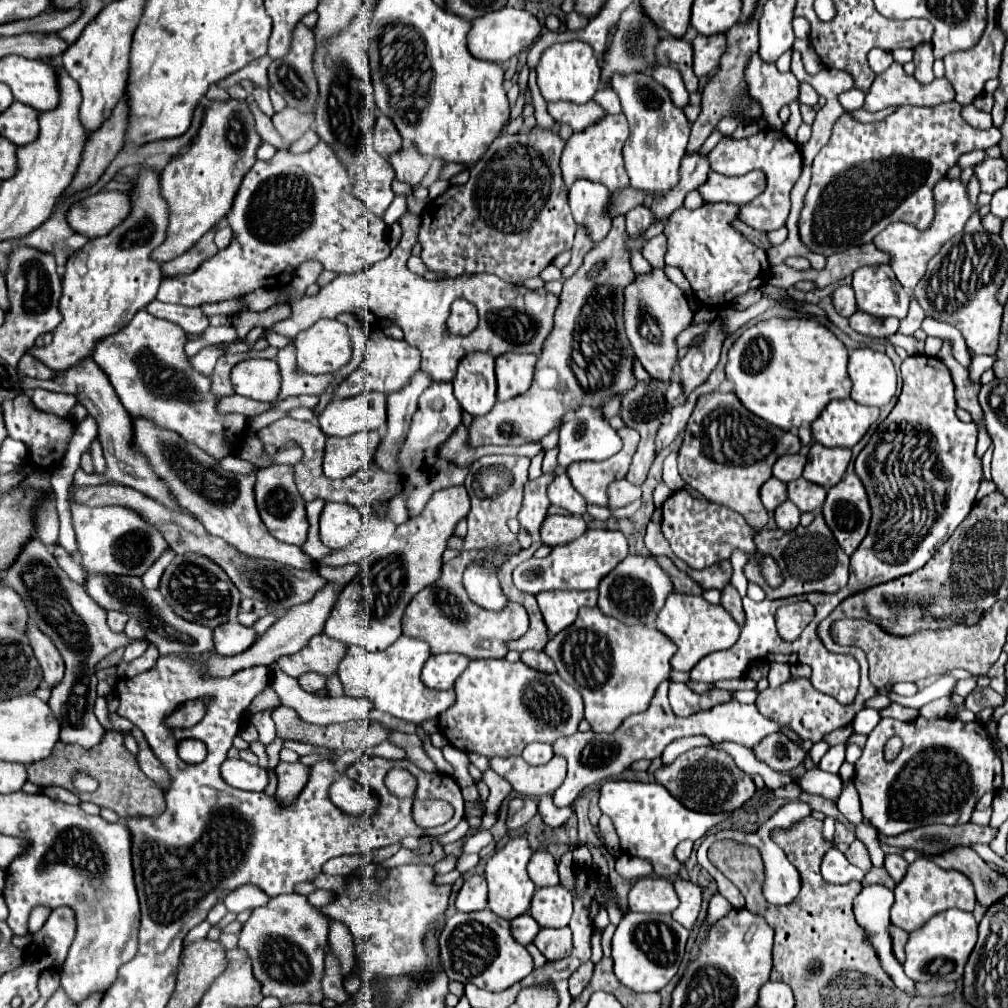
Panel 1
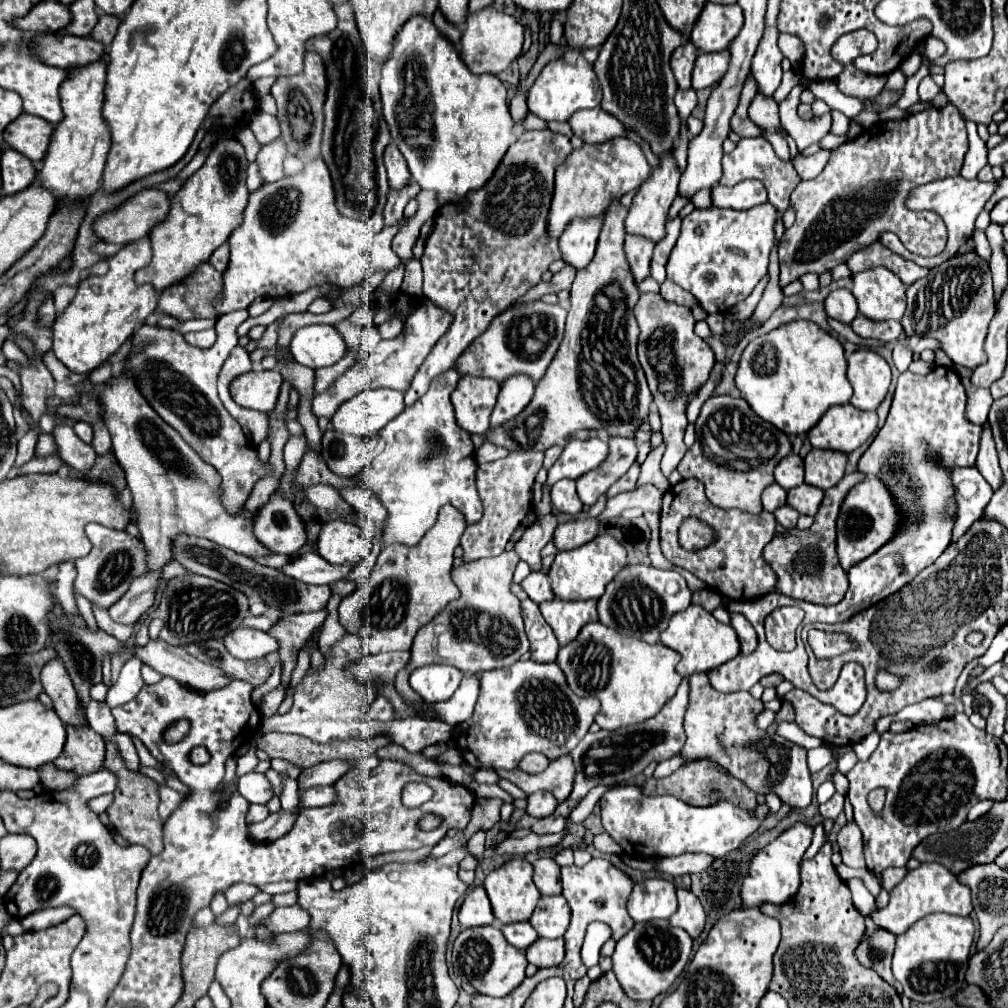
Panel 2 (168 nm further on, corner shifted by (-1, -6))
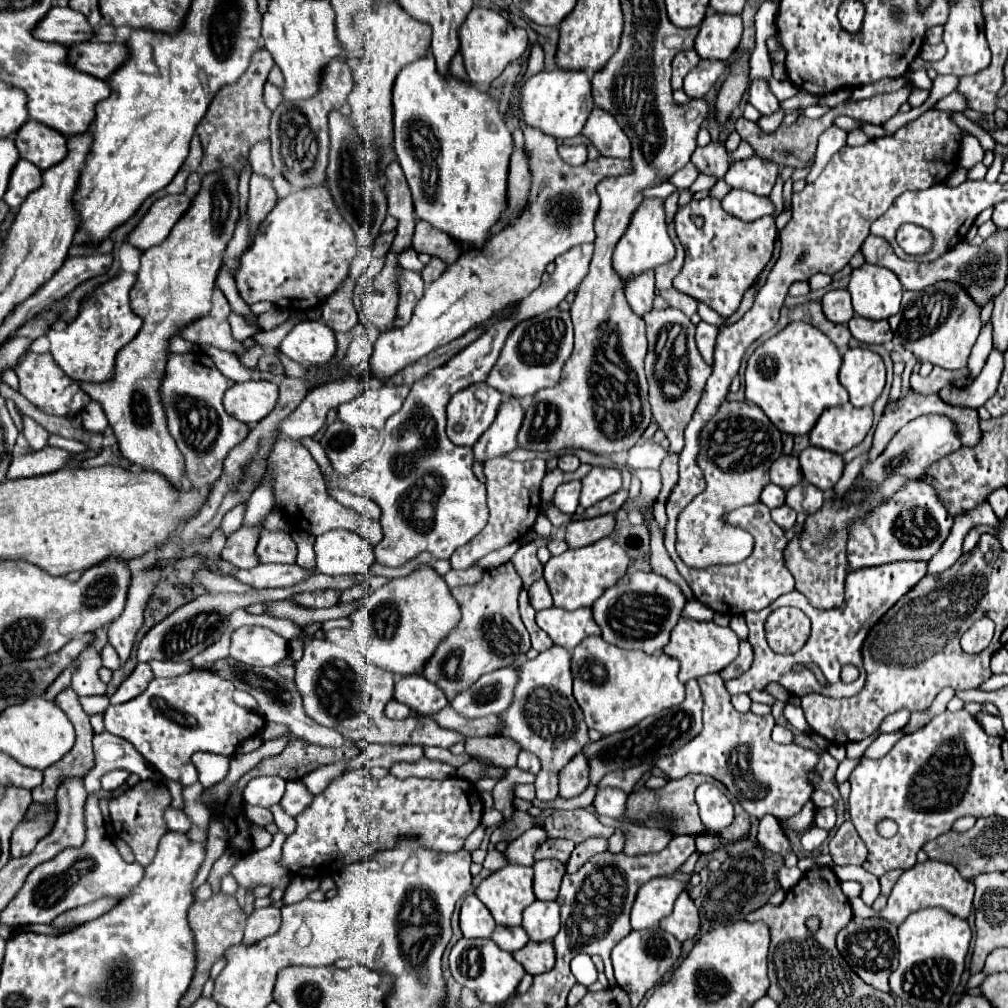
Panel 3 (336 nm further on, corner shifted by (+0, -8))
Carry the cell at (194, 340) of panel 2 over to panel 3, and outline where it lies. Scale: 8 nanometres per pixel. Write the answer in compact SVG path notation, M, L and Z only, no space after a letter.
M213 346L207 348L207 354L215 362L215 366L221 370L221 374L233 382L245 382L253 378L253 374L257 372L257 368L245 368L241 362L241 356L237 354L231 354L231 352L213 348Z

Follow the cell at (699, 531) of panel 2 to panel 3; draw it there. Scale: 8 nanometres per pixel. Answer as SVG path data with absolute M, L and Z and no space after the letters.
M729 400L719 406L715 418L703 426L699 436L697 466L703 470L707 488L683 510L677 522L675 546L687 566L703 568L711 564L735 564L751 554L751 534L725 524L723 514L759 502L761 490L769 484L769 466L781 456L781 452L781 432L759 406Z

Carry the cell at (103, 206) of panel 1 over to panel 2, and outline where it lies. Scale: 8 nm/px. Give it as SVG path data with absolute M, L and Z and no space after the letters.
M144 190L114 212L98 218L94 230L104 242L126 246L146 238L160 220L168 216L170 196L164 190Z

